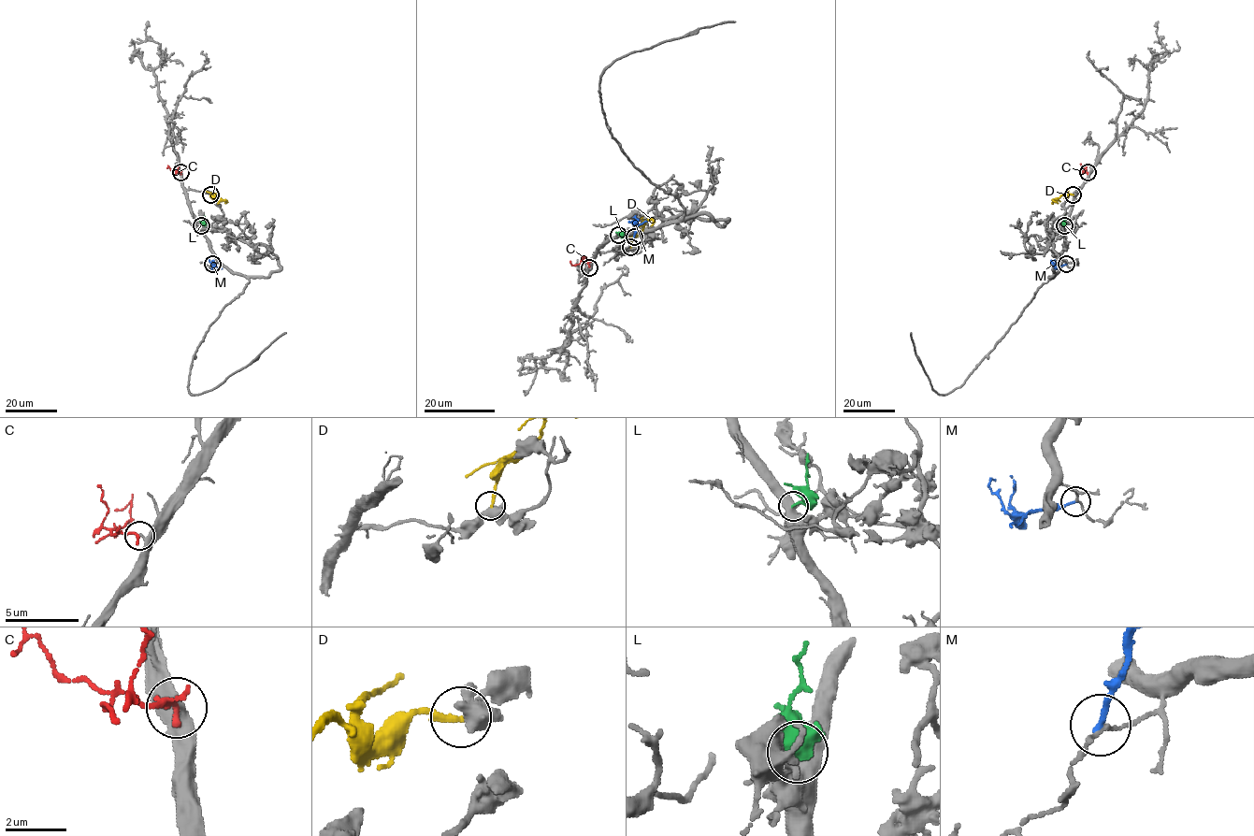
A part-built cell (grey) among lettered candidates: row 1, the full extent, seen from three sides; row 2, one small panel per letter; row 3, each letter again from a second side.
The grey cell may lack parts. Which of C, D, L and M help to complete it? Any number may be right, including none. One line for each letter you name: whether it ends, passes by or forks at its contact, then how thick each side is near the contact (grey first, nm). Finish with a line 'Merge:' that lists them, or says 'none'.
C: It ends there. Thickness 320 nm (grey) against 200 nm
D: It ends there. Thickness 500 nm (grey) against 240 nm
Merge: C, D

